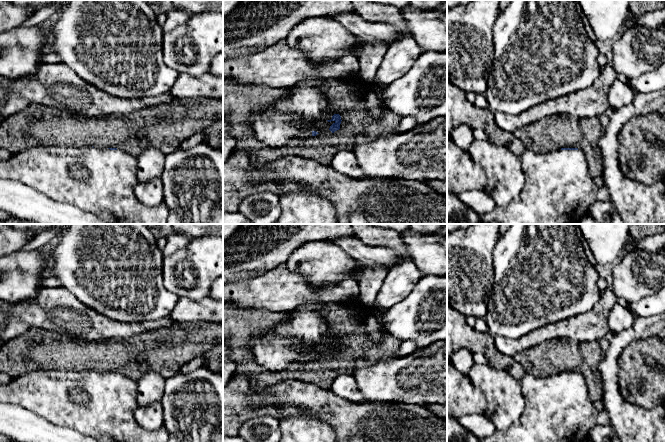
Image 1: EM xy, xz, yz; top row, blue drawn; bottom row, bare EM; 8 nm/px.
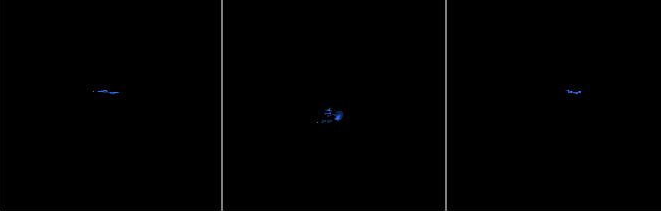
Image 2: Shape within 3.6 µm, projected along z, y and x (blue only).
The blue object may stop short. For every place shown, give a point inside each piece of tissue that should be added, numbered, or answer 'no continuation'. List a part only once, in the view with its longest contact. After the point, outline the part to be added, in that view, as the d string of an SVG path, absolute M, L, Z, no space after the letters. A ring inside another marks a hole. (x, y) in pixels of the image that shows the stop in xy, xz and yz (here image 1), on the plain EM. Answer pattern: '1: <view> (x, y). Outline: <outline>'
1: yz (558, 408). Outline: M525 373L520 380L522 395L525 397L525 408L508 429L496 430L493 435L481 442L583 442L588 439L589 431L597 425L610 424L609 415L595 408L589 397L588 387L582 374L552 374L546 377L535 377Z

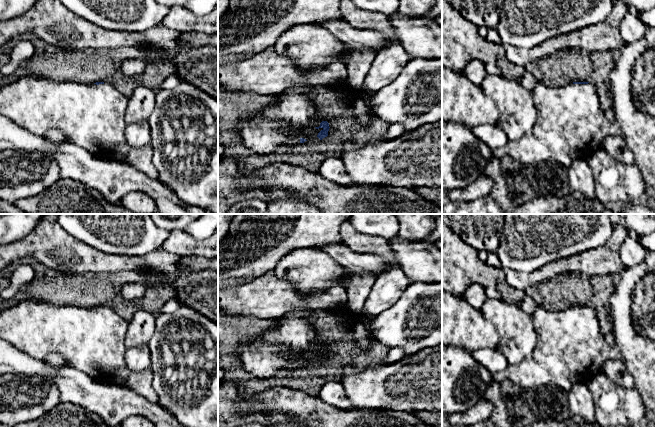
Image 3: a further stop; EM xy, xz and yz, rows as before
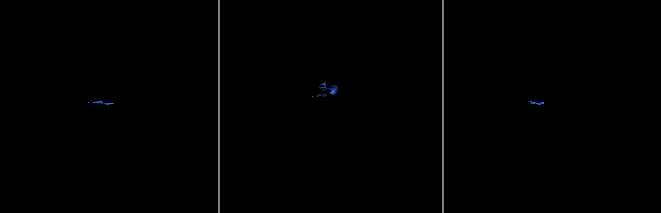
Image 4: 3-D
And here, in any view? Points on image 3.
1: yz (571, 348). Outline: M537 307L532 319L537 333L534 350L520 363L508 365L505 370L493 375L493 381L502 383L507 379L523 389L555 385L568 393L574 384L590 382L601 372L605 361L623 359L620 349L605 340L592 307L570 307L559 311Z

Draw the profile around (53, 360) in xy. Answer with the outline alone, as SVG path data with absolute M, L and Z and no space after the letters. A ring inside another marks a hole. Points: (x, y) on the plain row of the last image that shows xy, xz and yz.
M50 354L43 361L48 366L48 370L68 366L66 358L61 354Z

